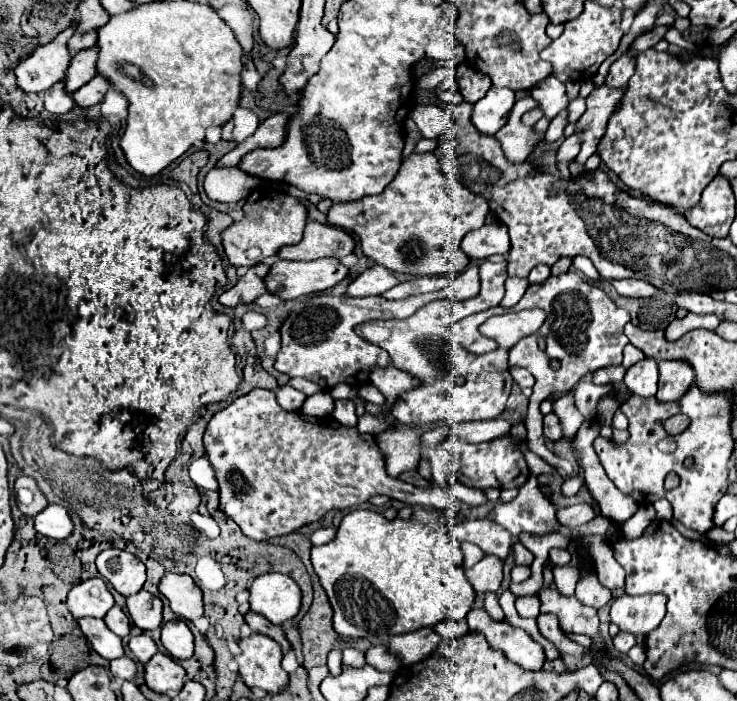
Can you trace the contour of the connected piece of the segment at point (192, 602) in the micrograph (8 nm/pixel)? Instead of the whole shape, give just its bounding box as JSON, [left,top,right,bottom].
[160,572,204,622]

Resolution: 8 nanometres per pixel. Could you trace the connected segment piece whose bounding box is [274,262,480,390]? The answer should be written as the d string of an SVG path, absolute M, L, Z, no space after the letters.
M472 262L464 272L460 272L452 284L440 292L428 292L428 294L416 294L408 296L404 300L384 300L382 296L370 296L370 298L352 298L352 296L330 296L330 294L318 294L308 298L302 310L292 314L288 320L284 320L280 332L282 332L282 348L276 356L274 368L282 374L288 374L290 378L302 376L308 378L324 388L334 388L336 384L352 384L362 386L368 382L370 370L374 366L392 366L392 360L386 350L366 342L354 332L356 324L368 322L368 320L388 320L388 318L406 318L412 316L418 308L428 304L430 300L438 298L456 298L466 300L476 296L480 288L478 278L478 264Z

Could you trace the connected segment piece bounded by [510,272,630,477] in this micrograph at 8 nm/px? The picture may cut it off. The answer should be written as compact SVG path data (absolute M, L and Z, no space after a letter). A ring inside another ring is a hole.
M564 272L560 276L550 276L540 284L530 284L524 298L512 310L518 312L524 308L542 308L544 312L548 312L548 318L542 328L536 334L522 338L520 344L510 350L510 366L522 366L536 378L534 394L530 398L524 424L527 430L526 442L532 452L552 464L561 476L577 477L578 471L572 462L561 457L556 458L554 452L550 452L545 446L540 402L550 396L572 392L572 388L594 370L622 364L622 348L628 344L628 338L624 336L624 324L630 320L630 314L618 308L604 294L604 290L600 290L588 278L576 272ZM540 336L546 336L544 350L538 348ZM550 360L558 360L560 368L554 370L550 366Z

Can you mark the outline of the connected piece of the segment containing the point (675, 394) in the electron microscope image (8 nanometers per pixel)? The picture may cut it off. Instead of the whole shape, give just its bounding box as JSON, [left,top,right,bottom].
[656,360,694,402]

